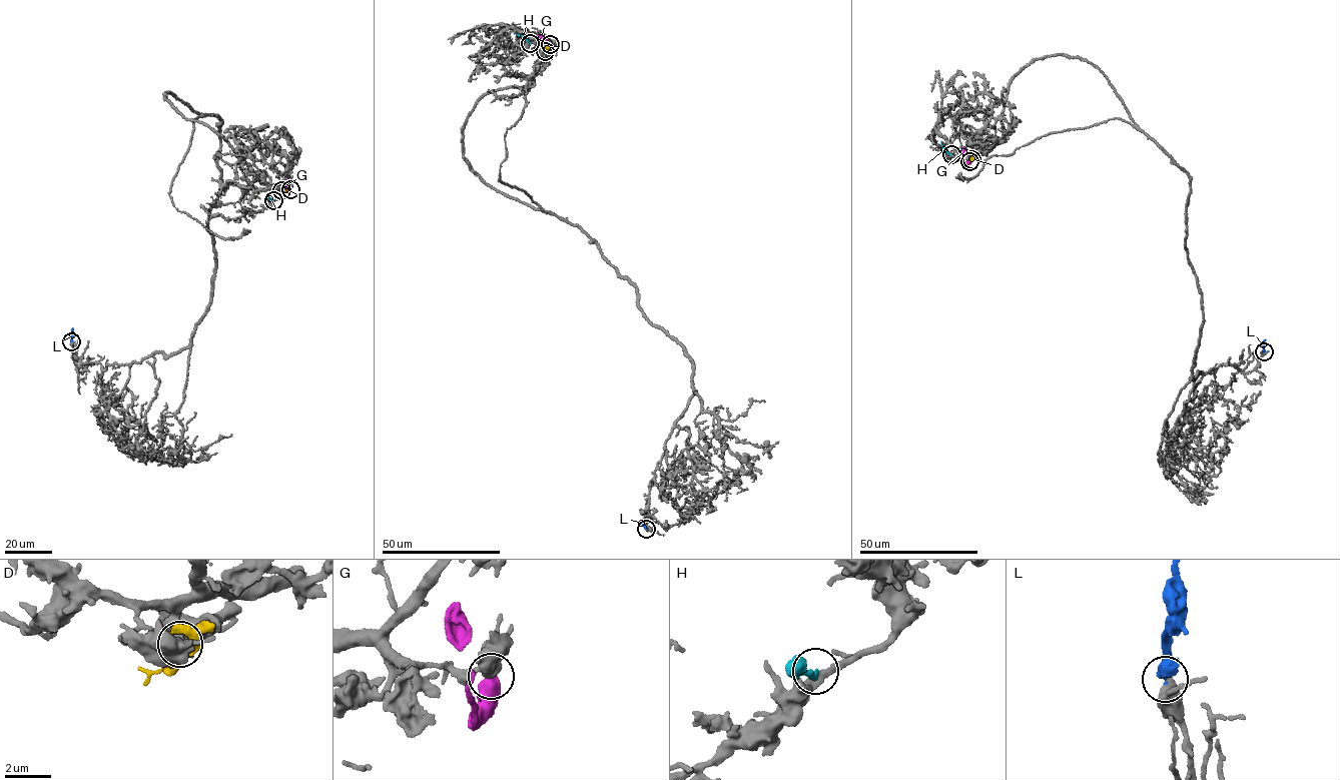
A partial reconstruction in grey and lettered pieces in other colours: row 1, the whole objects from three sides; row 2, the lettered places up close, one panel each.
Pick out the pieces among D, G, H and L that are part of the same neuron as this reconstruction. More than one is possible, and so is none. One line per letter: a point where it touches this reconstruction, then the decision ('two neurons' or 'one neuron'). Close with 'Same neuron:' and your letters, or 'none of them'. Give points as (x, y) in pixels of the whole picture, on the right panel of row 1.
D: meets grey at (971, 159); two neurons
G: meets grey at (969, 161); two neurons
H: meets grey at (951, 154); two neurons
L: meets grey at (1264, 351); two neurons
Same neuron: none of them

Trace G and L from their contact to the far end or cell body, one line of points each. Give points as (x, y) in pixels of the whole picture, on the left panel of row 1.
G: (290, 189), (288, 194), (286, 179)
L: (71, 341), (72, 327)

